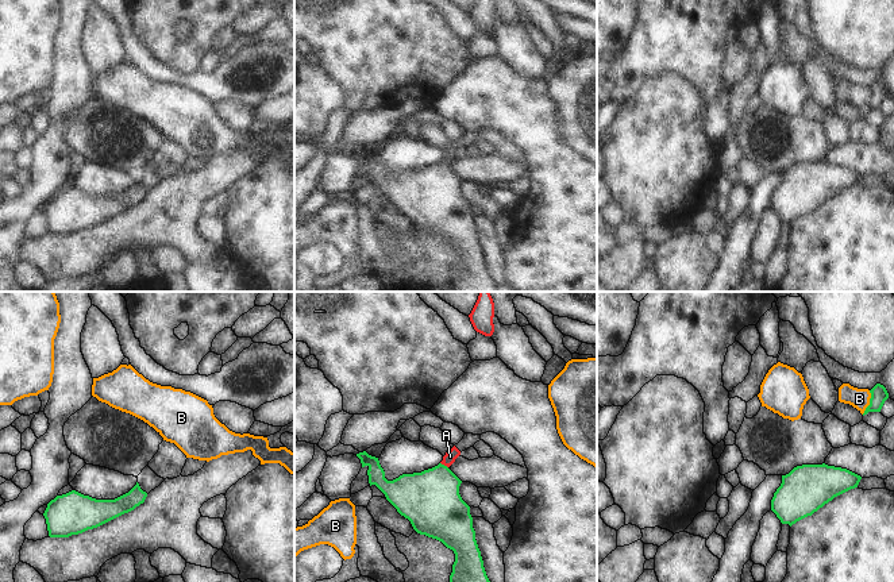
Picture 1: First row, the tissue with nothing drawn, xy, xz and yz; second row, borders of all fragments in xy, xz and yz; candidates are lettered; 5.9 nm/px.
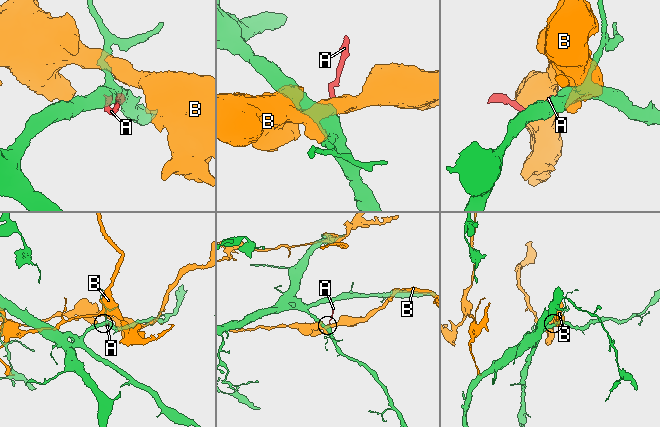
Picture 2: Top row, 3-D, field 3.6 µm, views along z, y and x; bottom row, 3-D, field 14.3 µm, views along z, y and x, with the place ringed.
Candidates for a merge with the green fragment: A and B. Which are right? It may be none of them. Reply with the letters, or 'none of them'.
A

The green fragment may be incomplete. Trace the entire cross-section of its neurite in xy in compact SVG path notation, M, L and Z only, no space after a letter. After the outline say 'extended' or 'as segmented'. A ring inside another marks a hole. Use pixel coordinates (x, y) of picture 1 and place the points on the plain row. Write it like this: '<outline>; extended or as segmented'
M136 182L115 197L96 197L76 188L57 193L43 211L50 235L69 235L97 226L144 200L147 190Z; as segmented

